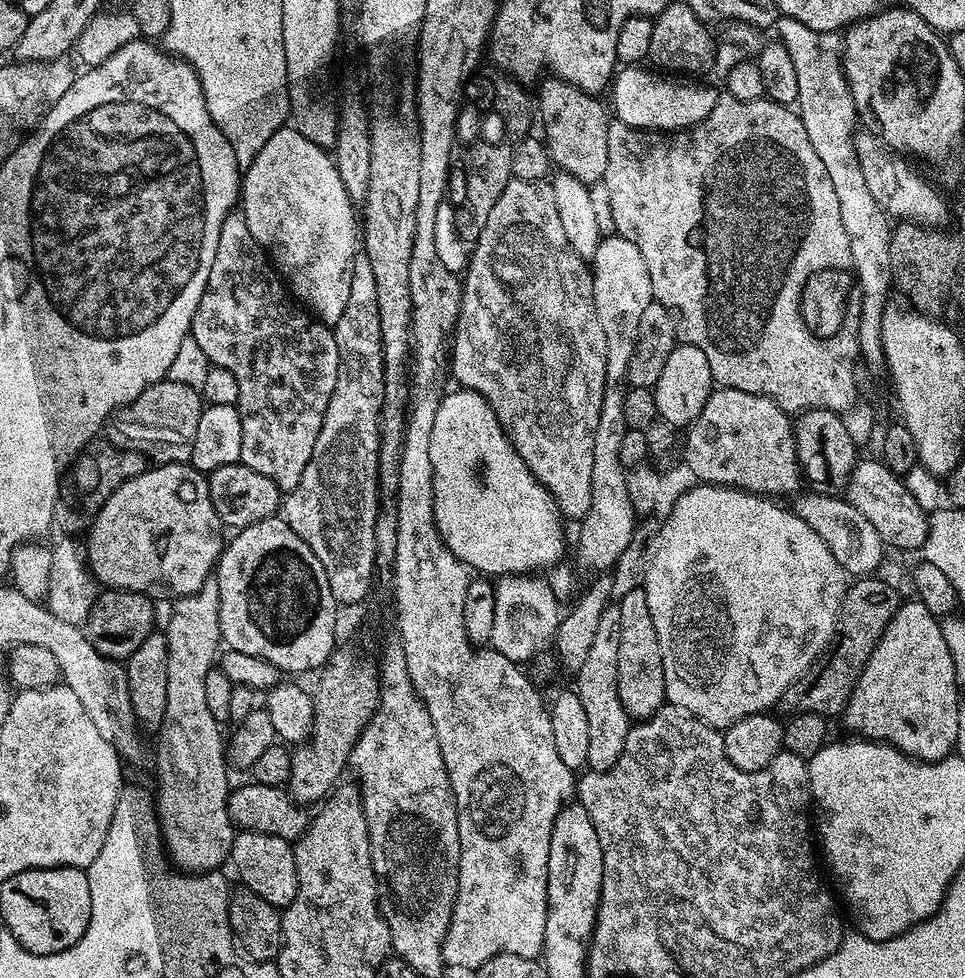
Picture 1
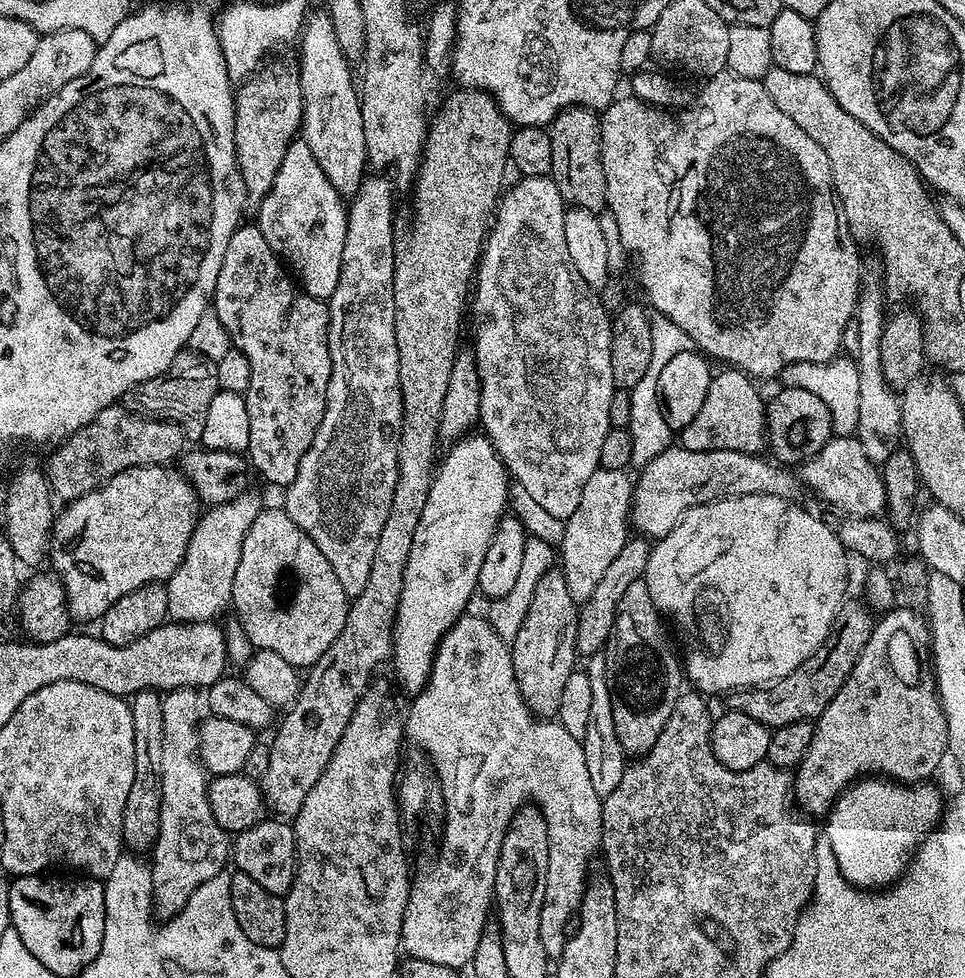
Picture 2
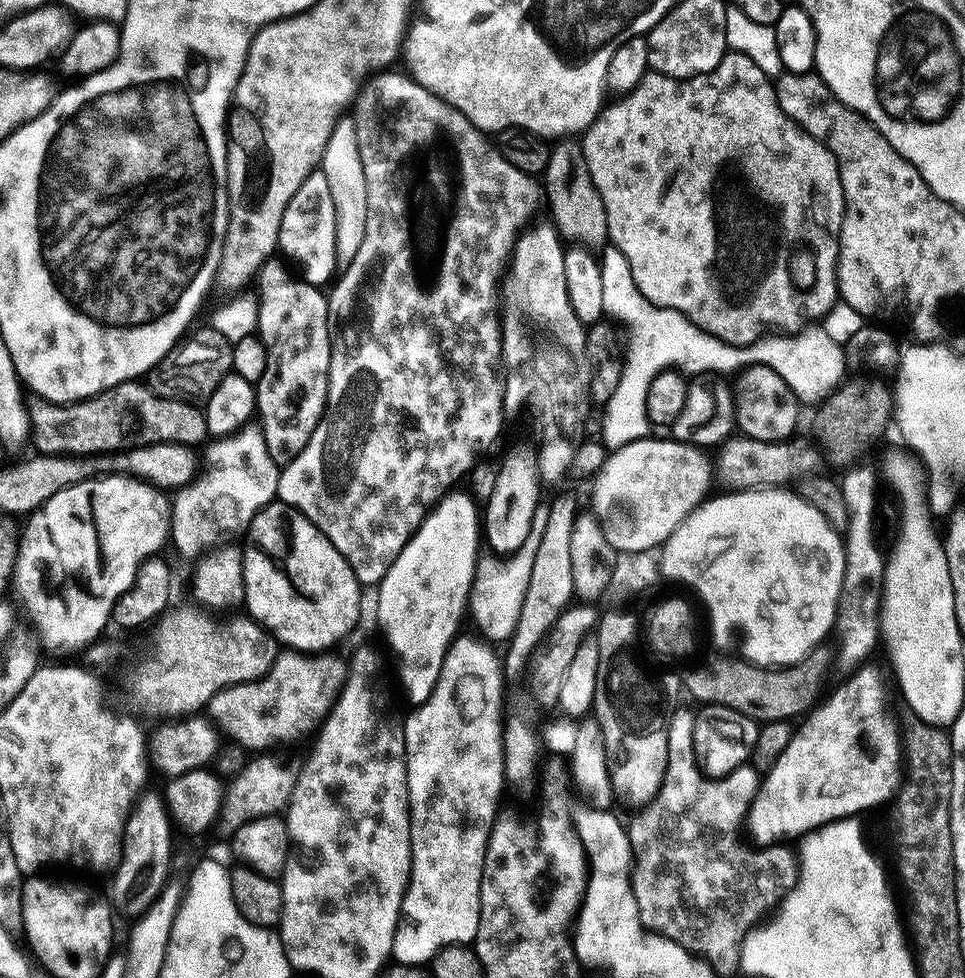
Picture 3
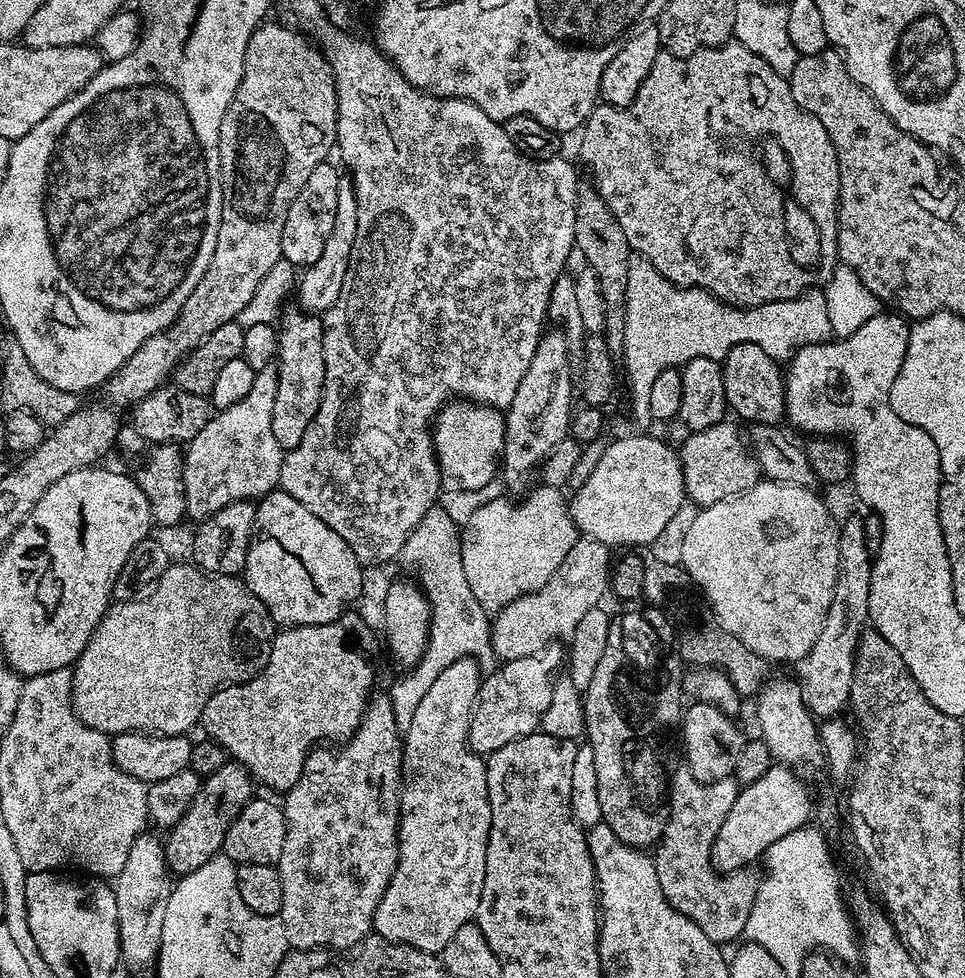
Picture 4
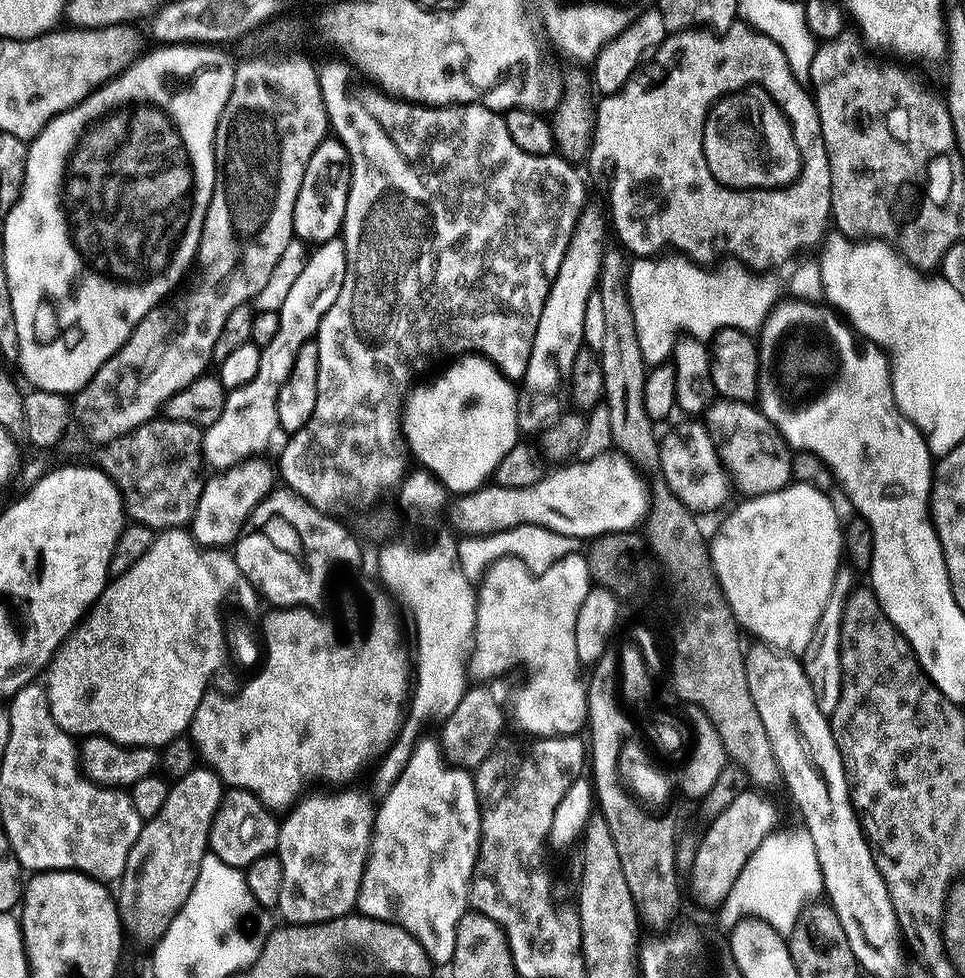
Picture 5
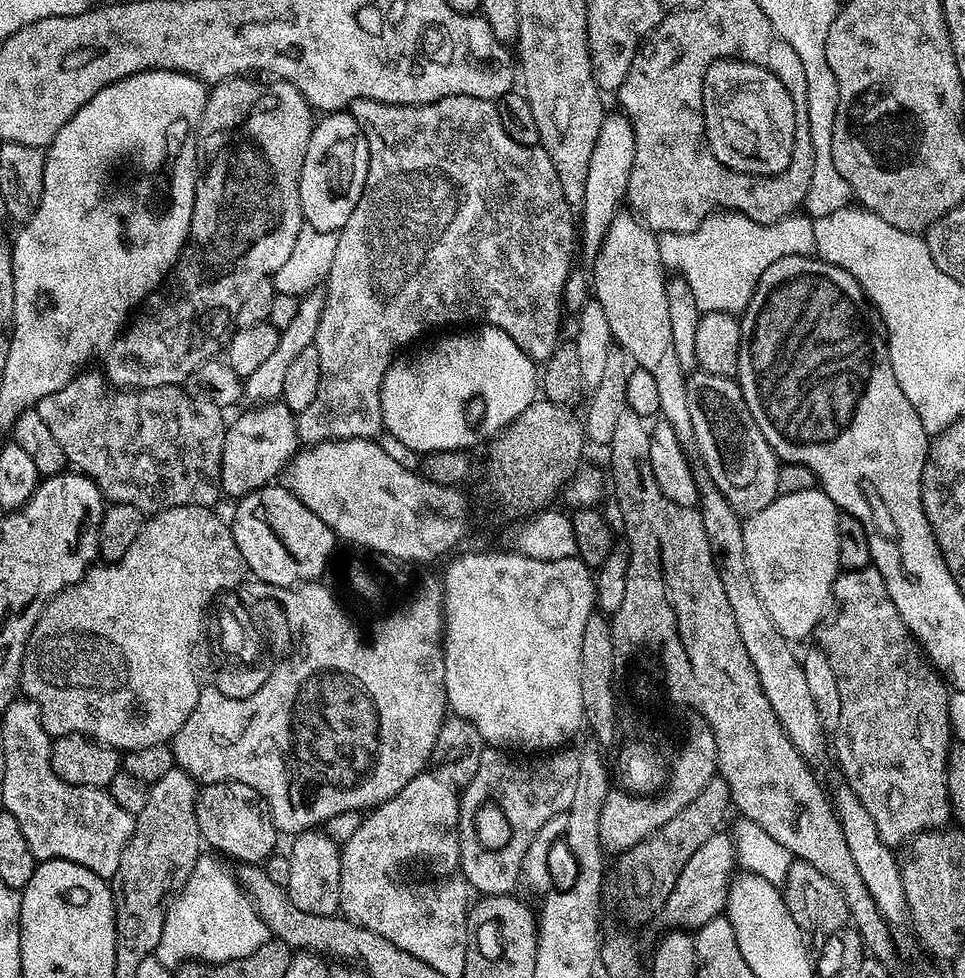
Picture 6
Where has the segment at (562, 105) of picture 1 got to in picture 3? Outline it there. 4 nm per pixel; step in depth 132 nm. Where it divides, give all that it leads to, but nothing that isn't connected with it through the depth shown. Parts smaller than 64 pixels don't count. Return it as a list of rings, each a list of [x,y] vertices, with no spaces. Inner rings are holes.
[[[564,138],[557,144],[560,145],[552,148],[546,173],[546,200],[552,203],[554,225],[565,241],[583,242],[588,246],[605,243],[608,240],[608,215],[604,200],[590,176],[584,145],[576,138]]]

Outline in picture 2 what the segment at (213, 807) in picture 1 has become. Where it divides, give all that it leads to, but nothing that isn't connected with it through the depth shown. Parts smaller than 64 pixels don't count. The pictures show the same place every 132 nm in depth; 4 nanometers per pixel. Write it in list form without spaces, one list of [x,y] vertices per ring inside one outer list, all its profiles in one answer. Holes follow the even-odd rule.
[[[249,490],[225,504],[211,505],[208,512],[199,513],[196,529],[188,543],[188,553],[176,567],[173,576],[168,577],[168,614],[173,621],[186,624],[206,624],[217,619],[216,615],[232,601],[234,574],[238,570],[238,558],[242,558],[242,542],[246,530],[258,518],[262,503]],[[173,688],[162,699],[162,798],[161,798],[161,814],[160,814],[160,835],[156,839],[154,847],[151,849],[150,855],[150,896],[154,901],[154,912],[160,915],[161,921],[171,920],[173,916],[177,916],[179,912],[186,906],[186,902],[190,898],[190,894],[194,894],[194,890],[198,890],[198,886],[202,886],[202,882],[210,882],[210,878],[221,875],[225,871],[224,863],[230,860],[230,836],[229,833],[222,830],[222,826],[218,826],[218,822],[214,818],[214,814],[210,810],[210,802],[208,801],[208,781],[203,766],[200,765],[200,722],[202,713],[200,713],[200,704],[202,708],[202,700],[200,700],[195,691],[191,688]]]

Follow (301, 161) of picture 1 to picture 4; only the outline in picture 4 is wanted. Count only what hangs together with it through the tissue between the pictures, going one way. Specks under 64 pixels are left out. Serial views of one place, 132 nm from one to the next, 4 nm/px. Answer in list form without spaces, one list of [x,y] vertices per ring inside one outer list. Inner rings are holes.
[[[331,163],[318,165],[310,174],[306,186],[298,190],[294,202],[288,207],[286,222],[282,226],[281,257],[297,266],[307,266],[318,262],[326,247],[326,238],[334,230],[334,210],[338,210],[338,186],[342,176],[331,168]]]

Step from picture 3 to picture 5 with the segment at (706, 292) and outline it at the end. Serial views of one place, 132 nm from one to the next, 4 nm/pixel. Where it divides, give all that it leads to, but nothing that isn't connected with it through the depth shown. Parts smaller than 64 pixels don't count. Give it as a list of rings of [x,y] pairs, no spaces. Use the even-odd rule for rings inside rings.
[[[735,22],[728,29],[717,34],[712,30],[687,30],[673,31],[665,35],[656,49],[651,53],[647,62],[641,63],[636,72],[618,90],[609,96],[600,96],[594,108],[596,124],[592,128],[592,151],[588,153],[587,163],[600,168],[604,163],[612,167],[612,185],[608,188],[607,211],[610,213],[610,228],[616,236],[625,244],[633,257],[652,258],[665,250],[672,249],[677,253],[685,254],[697,262],[708,262],[715,252],[733,252],[735,259],[753,270],[770,270],[774,264],[784,264],[795,252],[808,248],[811,244],[819,245],[823,241],[830,228],[830,217],[832,214],[832,187],[830,186],[830,158],[826,150],[826,142],[822,138],[822,122],[818,118],[816,101],[809,89],[791,72],[790,64],[786,54],[779,48],[778,43],[772,41],[766,34],[760,33],[758,29],[752,28],[745,22]],[[749,86],[759,86],[771,96],[772,101],[784,111],[787,116],[792,133],[796,139],[796,145],[800,151],[800,163],[802,165],[799,179],[804,180],[804,188],[801,186],[785,186],[782,188],[728,188],[725,184],[719,184],[710,174],[710,166],[706,166],[704,157],[704,123],[708,117],[708,110],[716,103],[717,99],[725,94],[731,94],[739,90],[747,89]]]

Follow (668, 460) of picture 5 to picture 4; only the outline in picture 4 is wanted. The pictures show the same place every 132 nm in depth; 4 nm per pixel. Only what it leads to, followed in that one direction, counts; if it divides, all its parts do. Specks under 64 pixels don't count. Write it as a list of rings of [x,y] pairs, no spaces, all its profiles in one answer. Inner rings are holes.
[[[721,422],[706,430],[685,435],[684,445],[679,445],[678,455],[684,479],[684,494],[689,501],[708,508],[723,500],[749,492],[755,484],[761,483],[762,473],[756,465],[749,445],[736,433],[729,422]]]

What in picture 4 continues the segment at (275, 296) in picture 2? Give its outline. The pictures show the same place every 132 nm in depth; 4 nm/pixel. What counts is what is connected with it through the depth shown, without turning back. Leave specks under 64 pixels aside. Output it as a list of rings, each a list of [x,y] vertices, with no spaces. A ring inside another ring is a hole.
[[[303,310],[295,311],[285,311],[279,321],[280,341],[274,361],[278,374],[278,395],[274,398],[274,438],[285,453],[294,450],[294,446],[302,442],[302,434],[306,434],[310,422],[314,422],[318,406],[324,397],[326,378],[326,358],[322,350],[323,319]]]

